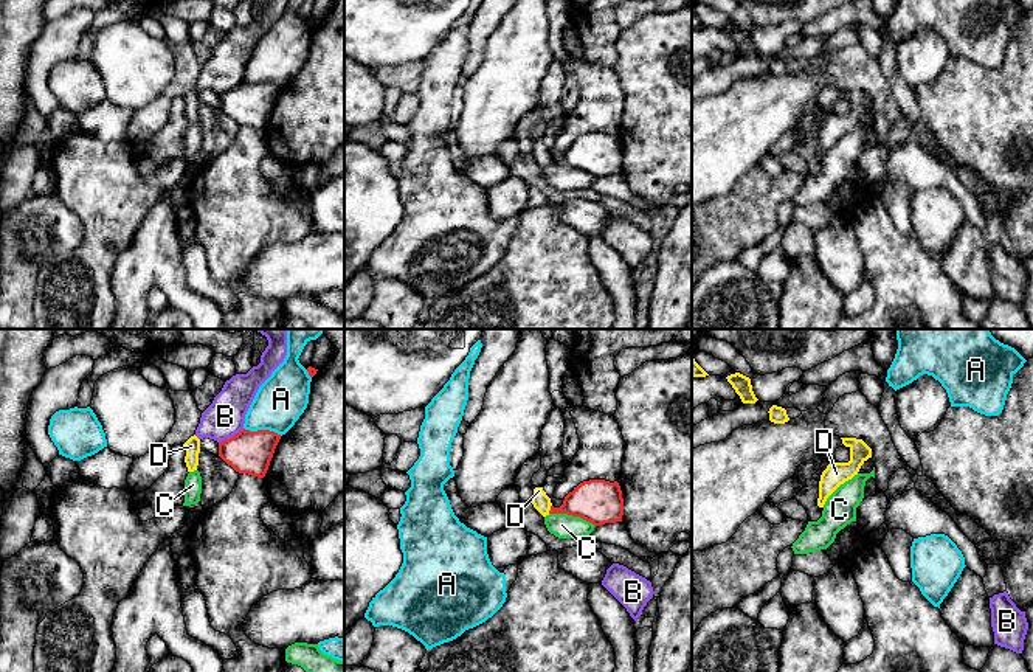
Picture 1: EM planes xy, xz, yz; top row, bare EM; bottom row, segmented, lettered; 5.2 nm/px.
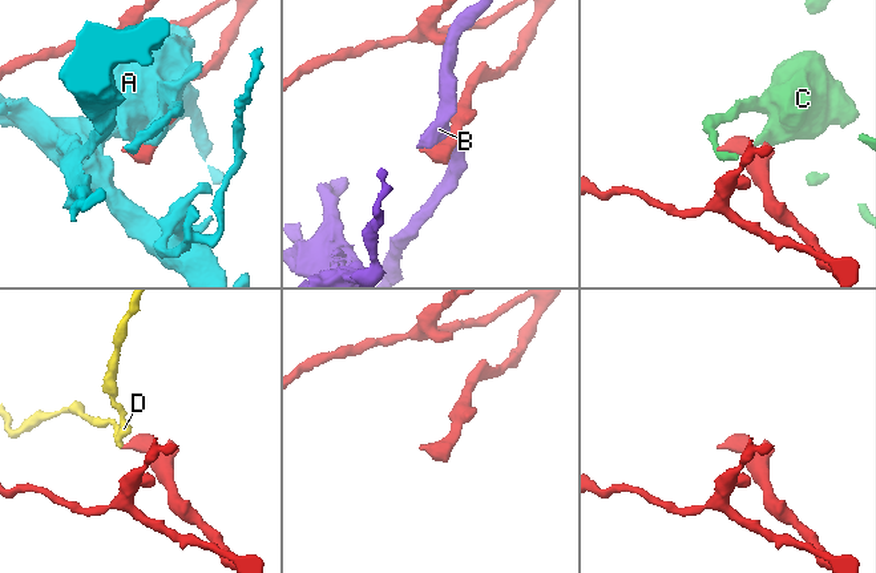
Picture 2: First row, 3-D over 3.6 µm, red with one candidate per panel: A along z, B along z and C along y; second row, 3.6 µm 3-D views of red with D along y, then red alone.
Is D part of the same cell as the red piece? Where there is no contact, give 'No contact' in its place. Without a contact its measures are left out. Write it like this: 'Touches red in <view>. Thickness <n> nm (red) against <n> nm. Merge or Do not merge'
Touches red in xz. Thickness 220 nm (red) against 90 nm. Merge

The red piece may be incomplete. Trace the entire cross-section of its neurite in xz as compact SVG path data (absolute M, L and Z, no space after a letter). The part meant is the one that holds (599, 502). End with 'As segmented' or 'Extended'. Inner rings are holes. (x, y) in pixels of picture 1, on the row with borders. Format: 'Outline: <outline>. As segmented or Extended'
Outline: M589 480L569 492L560 507L554 507L543 487L534 489L534 507L543 515L568 514L580 517L594 526L622 521L624 498L617 481Z. Extended

